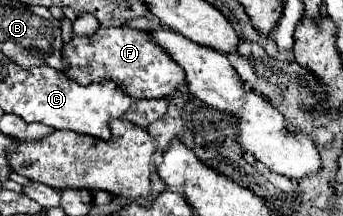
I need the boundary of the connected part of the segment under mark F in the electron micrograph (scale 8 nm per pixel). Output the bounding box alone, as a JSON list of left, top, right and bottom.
[63,27,185,99]

